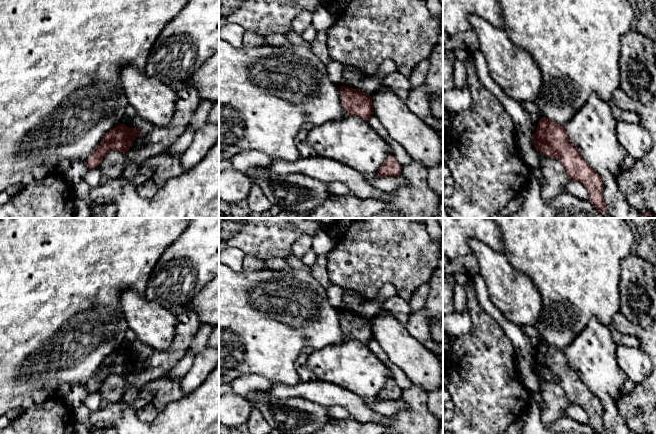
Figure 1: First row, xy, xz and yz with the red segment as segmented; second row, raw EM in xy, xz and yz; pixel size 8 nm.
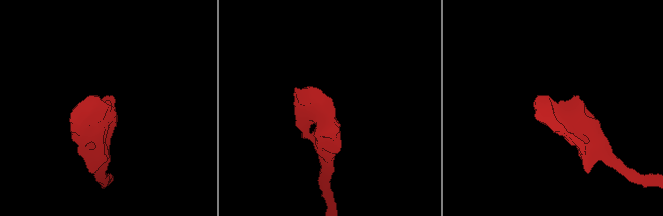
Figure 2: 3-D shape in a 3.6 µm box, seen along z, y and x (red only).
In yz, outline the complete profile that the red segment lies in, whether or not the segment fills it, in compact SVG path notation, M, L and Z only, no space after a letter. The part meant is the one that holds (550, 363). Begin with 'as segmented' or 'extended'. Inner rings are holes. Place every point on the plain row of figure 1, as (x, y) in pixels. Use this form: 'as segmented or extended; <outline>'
as segmented; M540 342L532 362L537 376L559 385L563 389L569 403L579 405L587 413L590 420L590 426L597 434L607 434L603 423L604 410L599 398L587 387L577 372L569 365L563 349L559 349L545 342Z

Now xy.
as segmented; M125 348L117 349L104 359L100 369L87 382L86 387L89 393L100 390L104 381L111 375L127 376L133 365L140 359L136 351L129 352Z

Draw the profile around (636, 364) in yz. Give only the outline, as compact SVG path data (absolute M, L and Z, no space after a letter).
M619 344L616 349L616 360L629 379L630 385L643 382L652 370L651 359L642 349Z

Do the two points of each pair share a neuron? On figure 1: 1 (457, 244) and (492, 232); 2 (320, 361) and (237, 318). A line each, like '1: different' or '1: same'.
1: same
2: different

